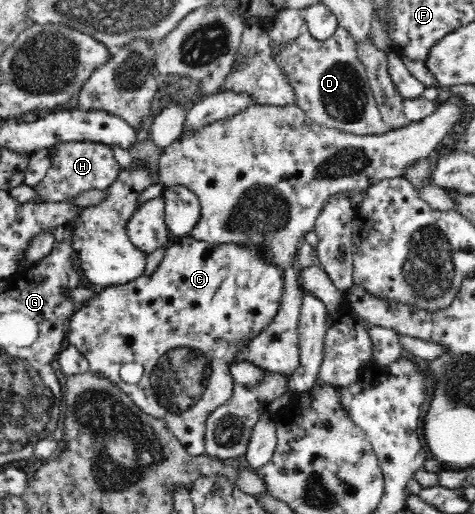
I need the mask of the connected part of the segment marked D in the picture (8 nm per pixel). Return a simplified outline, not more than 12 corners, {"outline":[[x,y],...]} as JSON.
{"outline":[[350,30],[271,55],[317,124],[385,134]]}

